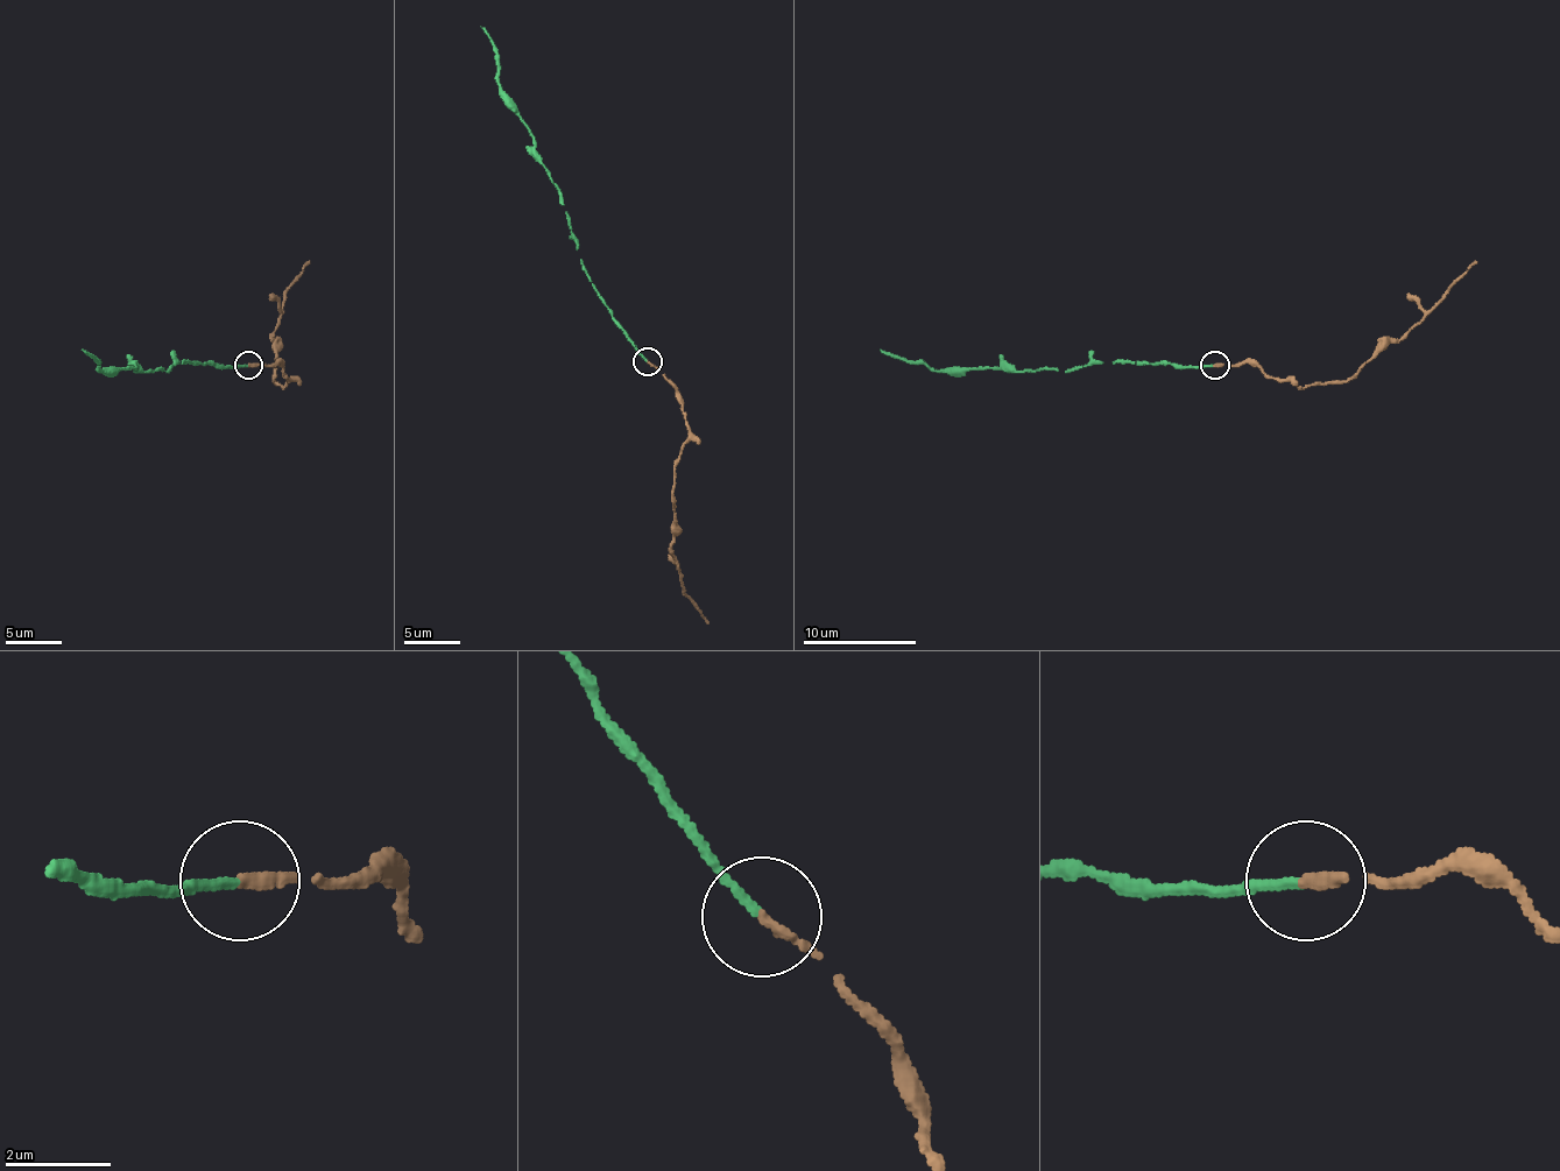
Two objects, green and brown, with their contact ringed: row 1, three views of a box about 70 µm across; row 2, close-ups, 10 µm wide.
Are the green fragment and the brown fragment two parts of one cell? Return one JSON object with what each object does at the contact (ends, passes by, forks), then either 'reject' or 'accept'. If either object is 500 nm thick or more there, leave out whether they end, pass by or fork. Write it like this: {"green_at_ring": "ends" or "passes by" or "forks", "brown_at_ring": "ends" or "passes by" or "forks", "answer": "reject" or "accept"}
{"green_at_ring": "ends", "brown_at_ring": "ends", "answer": "accept"}

